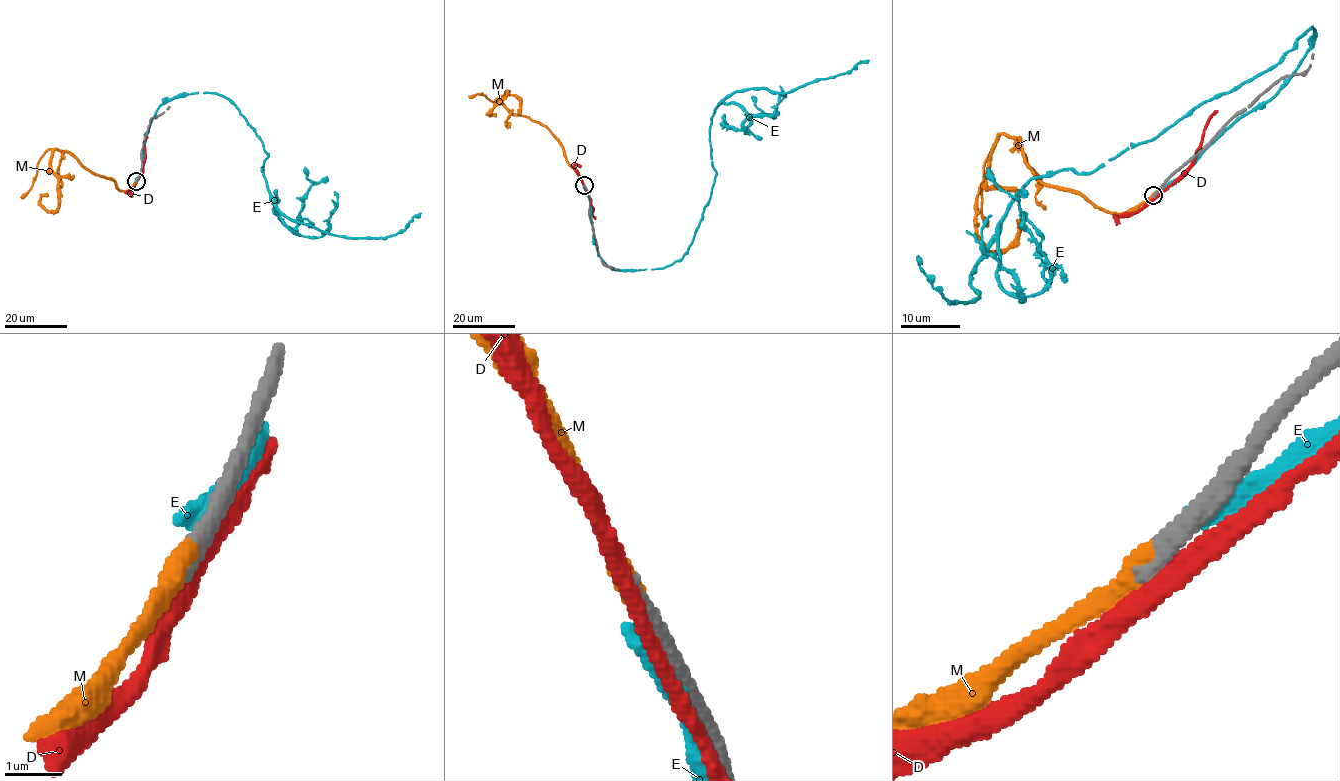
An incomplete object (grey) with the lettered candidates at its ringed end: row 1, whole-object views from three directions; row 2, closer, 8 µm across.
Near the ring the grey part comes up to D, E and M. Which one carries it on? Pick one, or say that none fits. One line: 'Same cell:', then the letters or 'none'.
Same cell: M

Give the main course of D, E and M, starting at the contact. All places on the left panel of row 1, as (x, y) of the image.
D: (136, 181), (145, 161), (144, 141), (147, 136)
E: (138, 177), (159, 107), (216, 92), (261, 139), (269, 193), (290, 219), (347, 237), (386, 237), (421, 213)
M: (136, 181), (121, 191), (111, 179), (56, 149), (50, 163), (58, 181), (54, 211), (39, 202), (48, 195)

